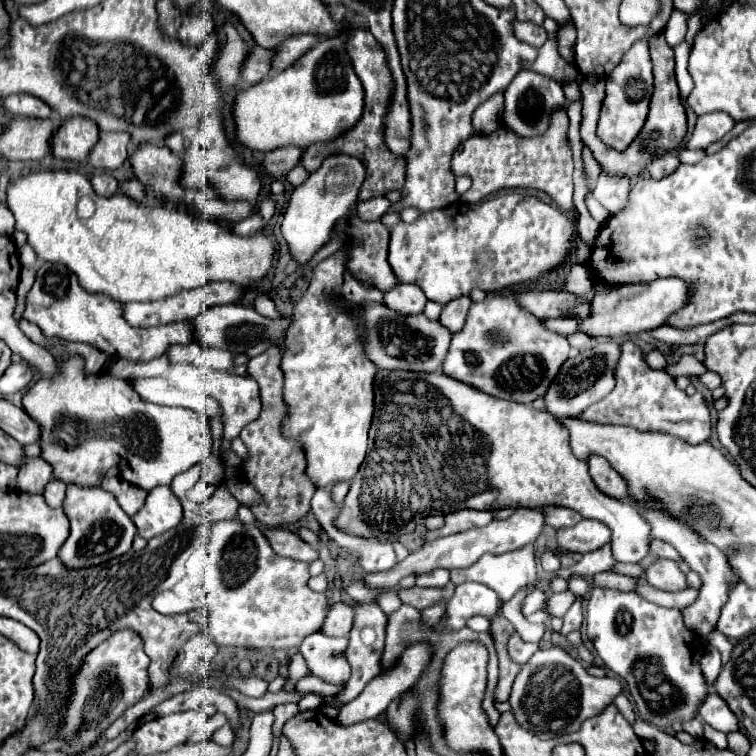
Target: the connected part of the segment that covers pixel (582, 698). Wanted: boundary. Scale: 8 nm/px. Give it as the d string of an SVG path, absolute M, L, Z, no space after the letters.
M548 648L538 650L526 664L522 664L522 670L512 686L510 704L522 728L528 728L528 732L548 740L578 732L584 720L604 712L604 708L608 708L620 692L622 686L616 678L594 678L562 648Z

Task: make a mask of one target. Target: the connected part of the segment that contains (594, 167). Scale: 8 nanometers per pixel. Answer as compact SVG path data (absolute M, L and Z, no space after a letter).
M584 145L582 150L582 159L588 179L588 194L596 188L597 179L600 172L598 163L594 160L594 157L590 149Z

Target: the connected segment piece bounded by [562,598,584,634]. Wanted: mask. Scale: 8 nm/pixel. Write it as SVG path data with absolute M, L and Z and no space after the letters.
M578 598L578 602L570 608L570 612L564 614L562 634L568 634L572 630L580 630L582 628L582 622L584 622L584 612L582 612L582 604L580 604L580 598Z

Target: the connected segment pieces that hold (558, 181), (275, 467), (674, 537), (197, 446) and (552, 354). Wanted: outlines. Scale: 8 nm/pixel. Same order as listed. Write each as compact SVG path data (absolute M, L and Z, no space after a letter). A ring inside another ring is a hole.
M556 108L550 114L548 130L540 136L524 138L510 130L506 124L500 124L490 134L470 136L464 140L452 156L454 176L470 176L472 186L462 194L462 202L474 204L486 198L488 194L502 188L536 188L544 190L564 212L572 210L572 150L568 146L568 116L564 108Z
M270 346L266 352L260 356L252 358L246 368L248 376L254 378L260 386L260 398L262 398L262 412L260 418L244 426L240 432L240 438L244 446L248 448L246 458L242 460L240 472L250 482L258 494L260 502L248 506L254 514L254 518L264 524L264 526L286 526L302 520L310 512L310 500L314 496L314 486L312 482L304 476L306 460L300 444L294 440L288 440L280 434L280 422L286 414L286 404L282 400L282 370L280 370L280 360L282 354L276 346Z
M652 496L644 498L644 500L636 500L636 498L630 498L630 500L640 510L644 520L650 524L652 538L658 538L658 540L664 540L664 542L672 544L678 550L678 554L684 558L684 562L700 576L702 586L698 590L698 598L696 598L694 604L682 608L682 616L684 616L684 621L687 624L685 626L689 630L696 632L698 636L708 636L712 630L716 630L720 610L724 606L724 600L728 600L726 598L728 596L728 580L738 580L738 576L732 572L732 568L728 568L724 552L720 552L714 544L706 542L698 532L688 528L684 522L674 518L664 506L660 506L658 500L652 500ZM700 622L705 623L700 625Z
M68 354L56 362L58 362L56 374L50 378L42 376L22 396L22 406L26 414L40 426L38 440L38 446L42 450L40 456L52 466L52 476L56 480L86 488L100 486L102 476L112 466L118 466L122 470L122 480L142 490L152 490L154 486L170 484L176 474L202 462L210 454L212 436L208 424L200 424L200 416L196 412L146 402L138 396L132 384L128 384L128 380L116 378L108 372L88 374L84 370L84 358L78 354Z
M490 294L482 302L472 302L464 328L452 336L442 372L496 398L532 404L548 392L564 360L568 360L568 350L566 336L548 330L512 296Z

